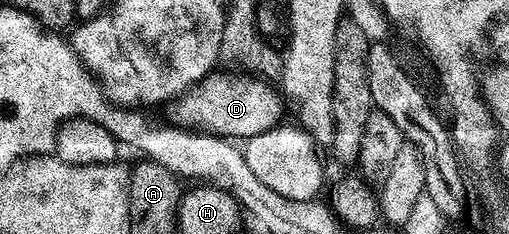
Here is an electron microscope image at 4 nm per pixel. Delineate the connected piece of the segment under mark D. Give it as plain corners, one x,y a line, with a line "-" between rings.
213,72
183,95
187,125
201,132
219,134
229,140
247,140
277,125
281,121
281,95
277,91
276,95
272,91
275,89
259,77
244,72
230,73
234,74

